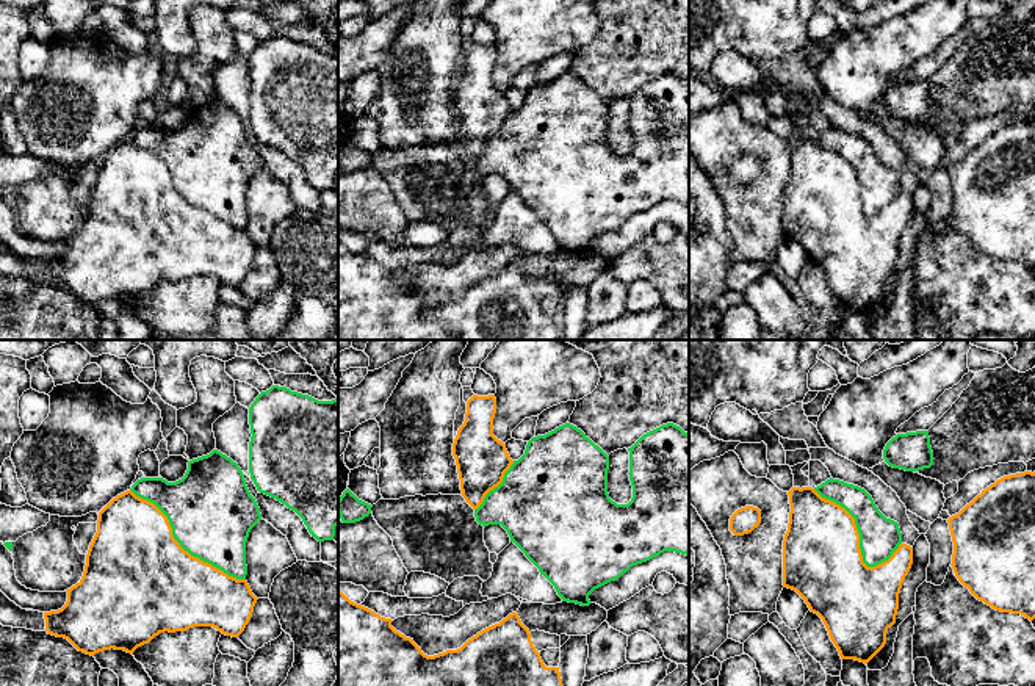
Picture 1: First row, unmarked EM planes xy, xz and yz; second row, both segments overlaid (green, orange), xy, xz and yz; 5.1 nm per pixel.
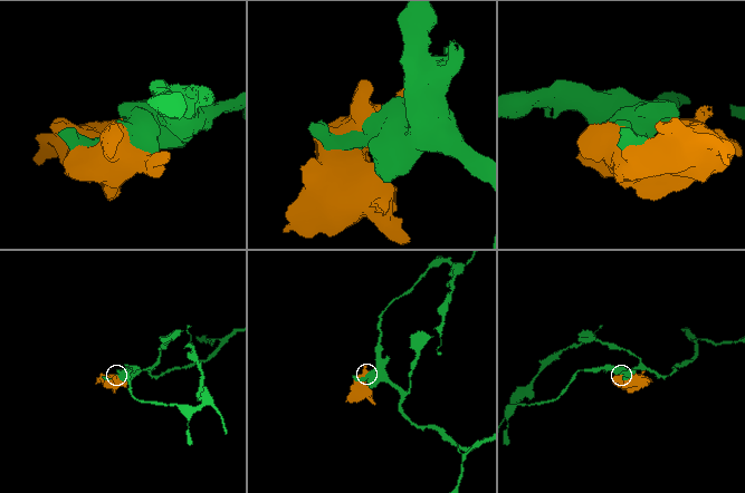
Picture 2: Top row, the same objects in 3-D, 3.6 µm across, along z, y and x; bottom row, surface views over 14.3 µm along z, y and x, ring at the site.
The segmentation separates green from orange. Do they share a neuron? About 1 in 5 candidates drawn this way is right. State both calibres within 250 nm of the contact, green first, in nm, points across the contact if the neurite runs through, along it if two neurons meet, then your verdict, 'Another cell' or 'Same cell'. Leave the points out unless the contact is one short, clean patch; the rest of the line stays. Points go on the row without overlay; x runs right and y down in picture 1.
Thickness 440 nm (green) against 500 nm. Another cell

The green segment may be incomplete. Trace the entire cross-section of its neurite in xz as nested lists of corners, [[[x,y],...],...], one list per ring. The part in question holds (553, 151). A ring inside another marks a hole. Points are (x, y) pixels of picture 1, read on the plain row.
[[[565,72],[545,85],[532,86],[526,94],[525,103],[518,110],[514,110],[510,117],[504,122],[503,132],[490,139],[485,144],[482,153],[474,158],[476,171],[484,177],[489,174],[501,174],[507,180],[510,191],[514,191],[525,202],[525,205],[539,218],[540,224],[543,224],[554,235],[562,251],[589,255],[589,244],[595,238],[618,229],[633,215],[647,211],[664,200],[675,200],[689,205],[689,83],[684,81],[680,75],[667,72],[644,83],[631,97],[628,97],[628,100],[628,124],[633,135],[633,147],[628,153],[617,153],[609,147],[608,143],[609,105],[598,94],[595,94],[581,78],[570,72]]]

